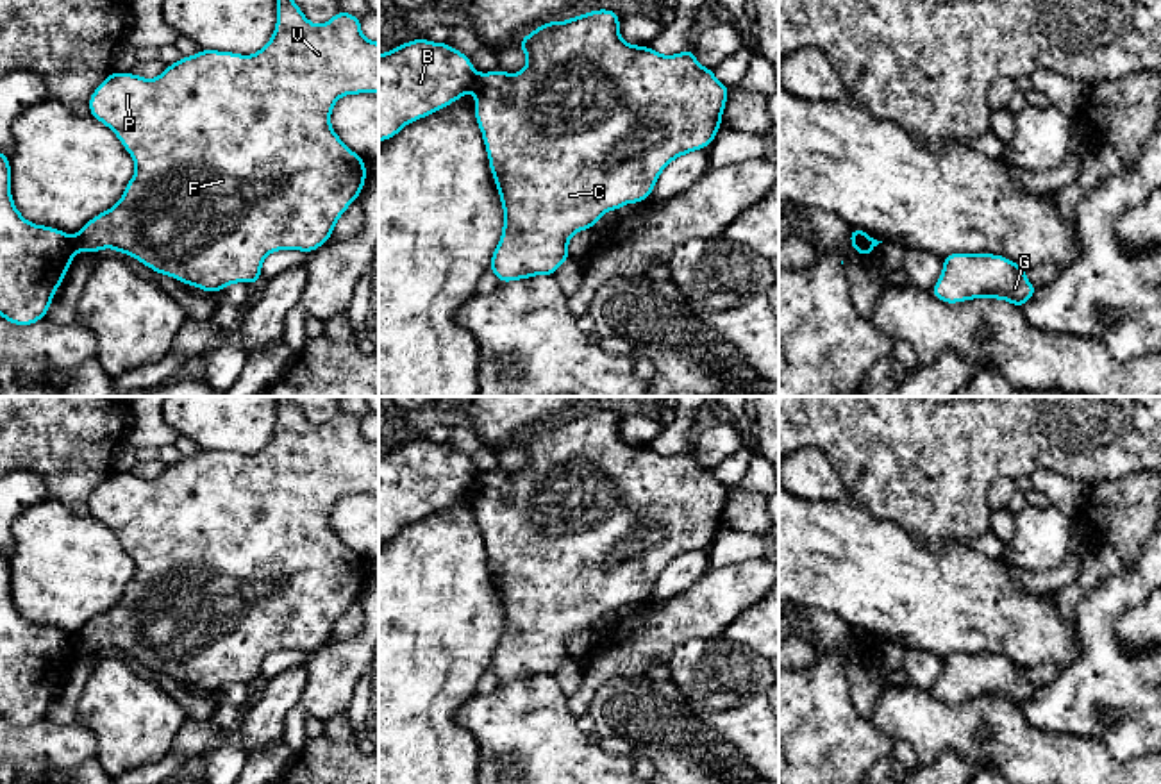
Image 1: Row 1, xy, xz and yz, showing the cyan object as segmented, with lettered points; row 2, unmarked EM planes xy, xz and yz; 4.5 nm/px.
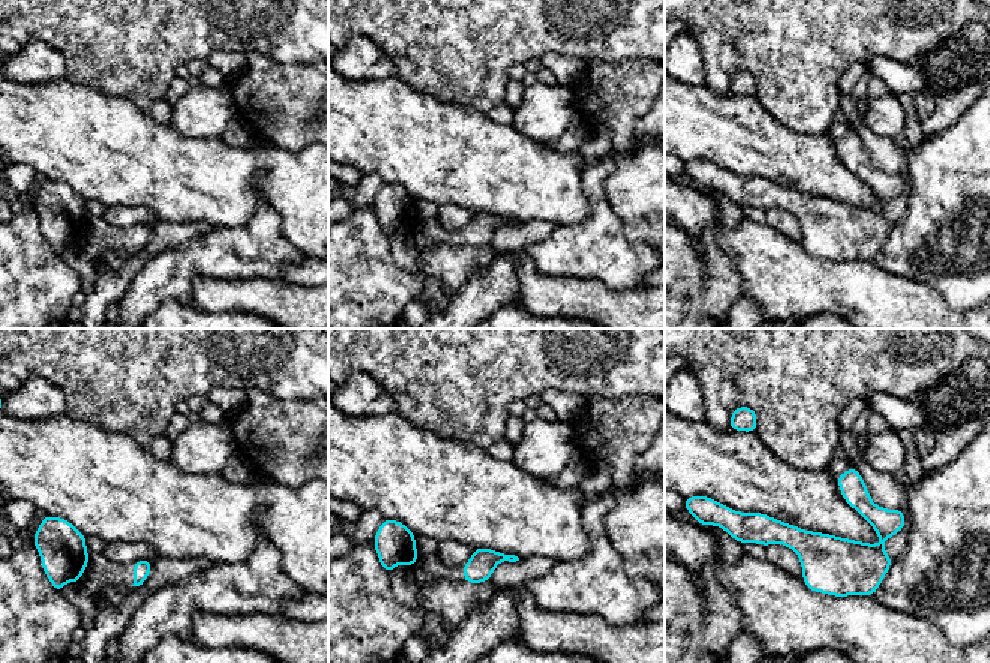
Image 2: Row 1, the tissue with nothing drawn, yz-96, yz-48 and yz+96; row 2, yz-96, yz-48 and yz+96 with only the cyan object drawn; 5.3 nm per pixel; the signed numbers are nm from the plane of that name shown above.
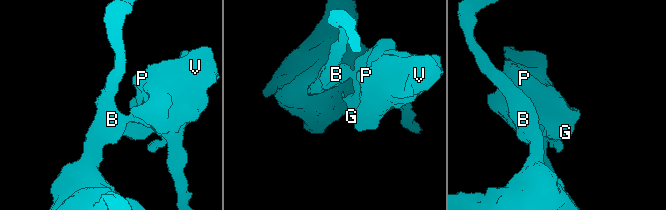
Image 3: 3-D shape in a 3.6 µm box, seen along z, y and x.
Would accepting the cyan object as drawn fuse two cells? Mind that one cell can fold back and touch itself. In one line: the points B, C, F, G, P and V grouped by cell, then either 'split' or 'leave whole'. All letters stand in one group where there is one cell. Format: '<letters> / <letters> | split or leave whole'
B / C F G P V | split

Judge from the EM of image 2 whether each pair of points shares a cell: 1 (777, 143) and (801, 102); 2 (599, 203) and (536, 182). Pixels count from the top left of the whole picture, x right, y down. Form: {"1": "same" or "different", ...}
{"1": "different", "2": "different"}

